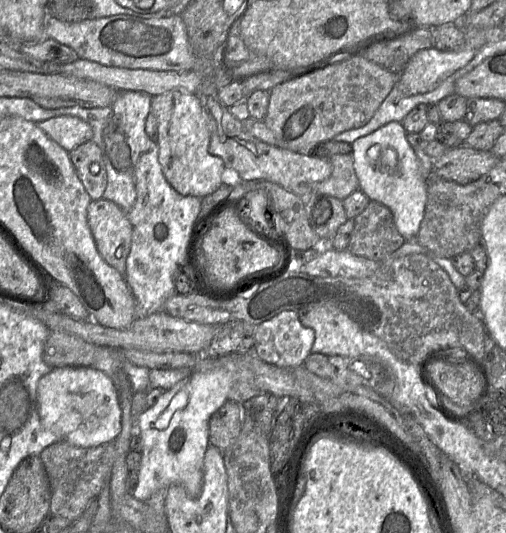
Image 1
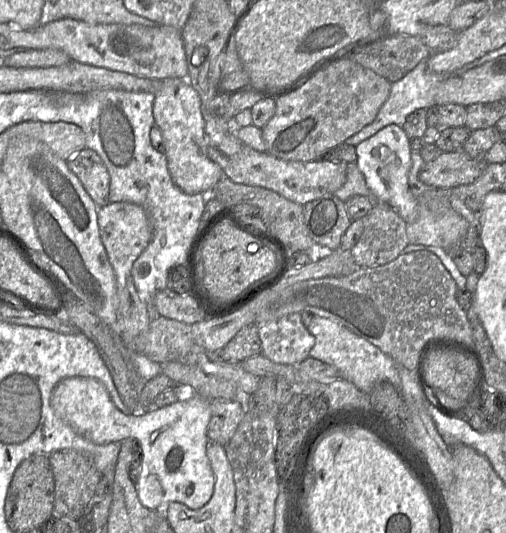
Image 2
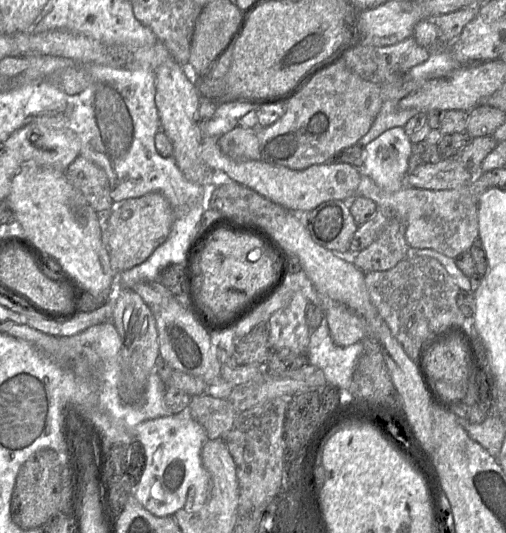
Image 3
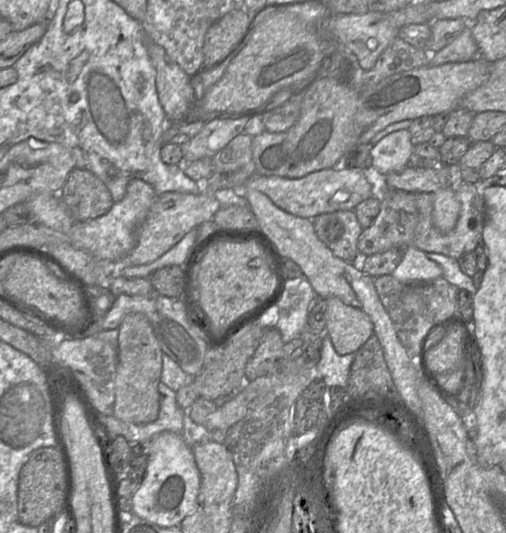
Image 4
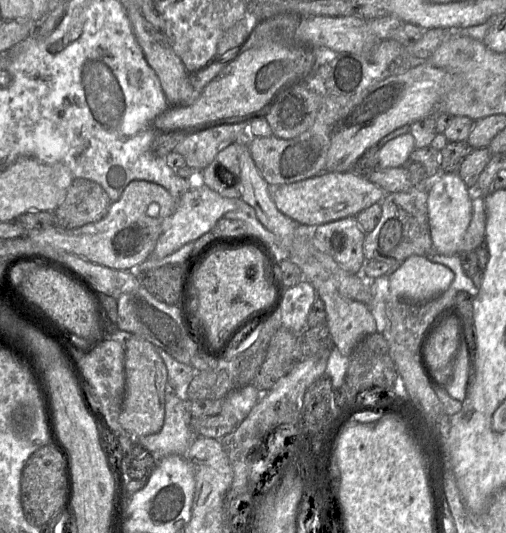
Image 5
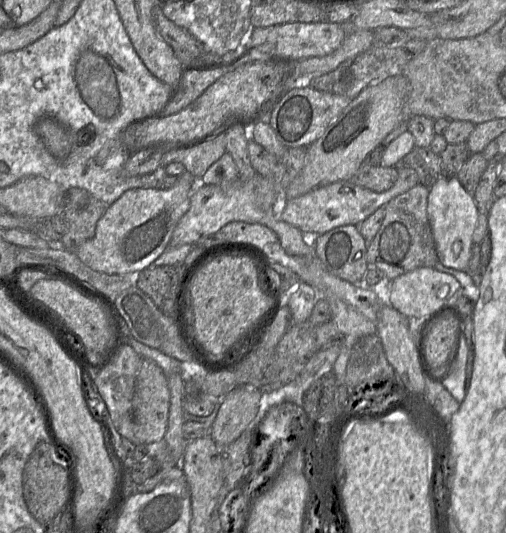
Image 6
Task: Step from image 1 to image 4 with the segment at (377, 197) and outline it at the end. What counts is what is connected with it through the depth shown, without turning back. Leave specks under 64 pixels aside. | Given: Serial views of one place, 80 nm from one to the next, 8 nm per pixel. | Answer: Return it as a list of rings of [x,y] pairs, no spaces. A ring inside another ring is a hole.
[[[407,129],[386,135],[371,149],[373,172],[385,176],[390,172],[402,170],[408,166],[413,156],[413,148]]]

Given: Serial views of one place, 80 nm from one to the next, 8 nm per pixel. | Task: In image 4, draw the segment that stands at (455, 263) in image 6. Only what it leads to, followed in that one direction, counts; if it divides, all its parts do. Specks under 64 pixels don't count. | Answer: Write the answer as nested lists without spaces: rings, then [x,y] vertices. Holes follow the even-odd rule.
[[[452,187],[439,189],[433,193],[432,221],[443,234],[452,231],[460,214],[460,202]]]

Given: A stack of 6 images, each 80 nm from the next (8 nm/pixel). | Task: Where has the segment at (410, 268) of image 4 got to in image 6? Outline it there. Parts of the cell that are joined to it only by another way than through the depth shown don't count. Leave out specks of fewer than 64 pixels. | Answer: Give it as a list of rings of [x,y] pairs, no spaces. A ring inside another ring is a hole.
[[[420,267],[392,281],[389,305],[408,320],[422,320],[433,311],[449,303],[459,289],[460,283],[454,276],[432,267]]]

